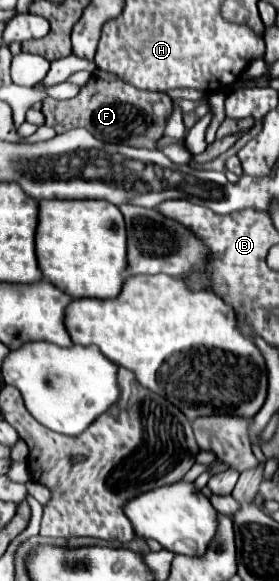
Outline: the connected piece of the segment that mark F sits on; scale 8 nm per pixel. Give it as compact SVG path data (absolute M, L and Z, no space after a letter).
M95 74L87 80L81 92L69 102L43 102L45 126L53 126L57 134L73 128L87 128L97 140L121 142L137 148L155 148L163 134L167 116L171 114L171 98L165 92L145 92L123 82L101 82Z

